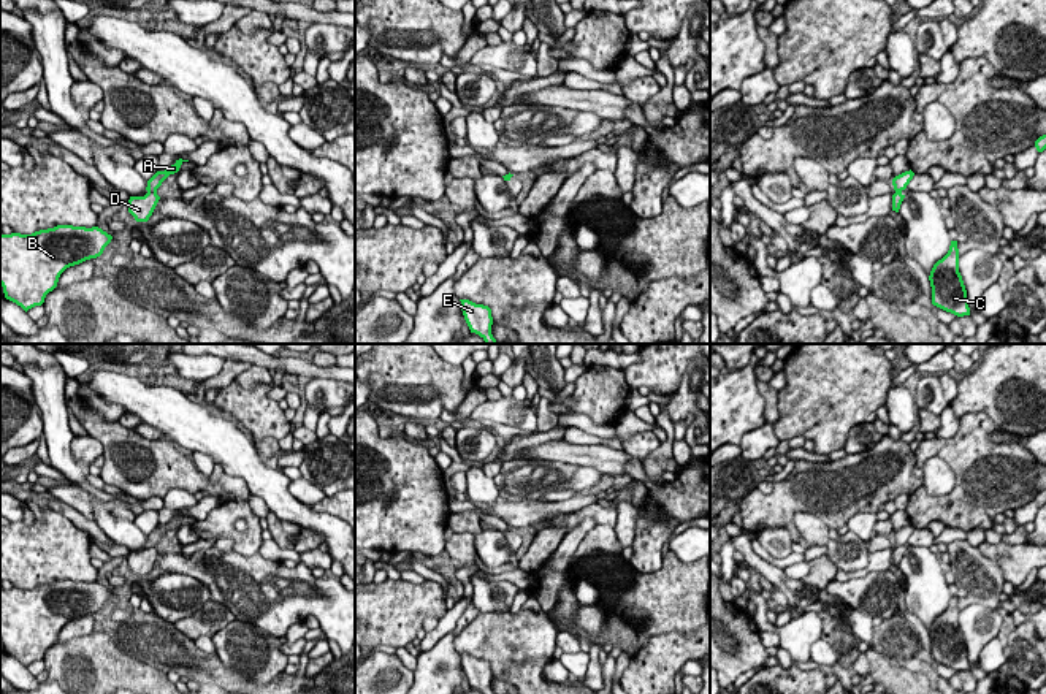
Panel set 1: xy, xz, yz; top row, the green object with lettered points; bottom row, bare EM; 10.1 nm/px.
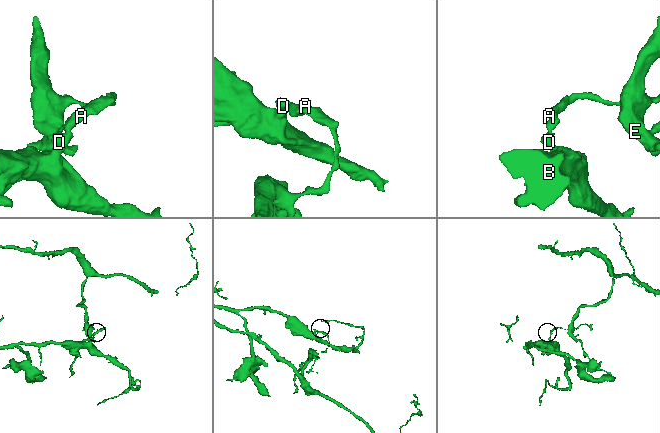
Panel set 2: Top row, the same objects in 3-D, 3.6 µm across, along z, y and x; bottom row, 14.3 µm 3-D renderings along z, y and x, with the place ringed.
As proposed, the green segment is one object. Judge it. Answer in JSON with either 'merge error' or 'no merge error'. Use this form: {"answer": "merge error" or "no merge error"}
{"answer": "merge error"}

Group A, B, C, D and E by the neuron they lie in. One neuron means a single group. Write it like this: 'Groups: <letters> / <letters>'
Groups: A E / B C D

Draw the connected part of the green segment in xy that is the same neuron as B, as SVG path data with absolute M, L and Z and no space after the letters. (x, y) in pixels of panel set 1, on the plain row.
M73 580L32 589L0 589L0 640L5 653L25 667L41 661L67 623L100 612L111 594L98 582Z

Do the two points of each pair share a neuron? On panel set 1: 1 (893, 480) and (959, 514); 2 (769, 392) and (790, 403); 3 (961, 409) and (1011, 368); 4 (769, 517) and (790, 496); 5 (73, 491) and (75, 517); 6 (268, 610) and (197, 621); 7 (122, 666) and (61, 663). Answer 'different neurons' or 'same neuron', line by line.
1: different neurons
2: different neurons
3: same neuron
4: same neuron
5: different neurons
6: different neurons
7: same neuron

